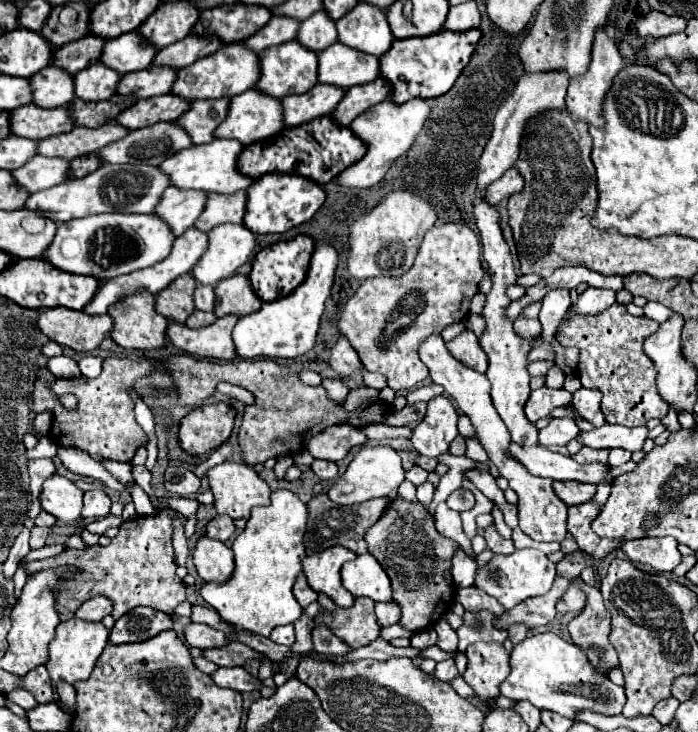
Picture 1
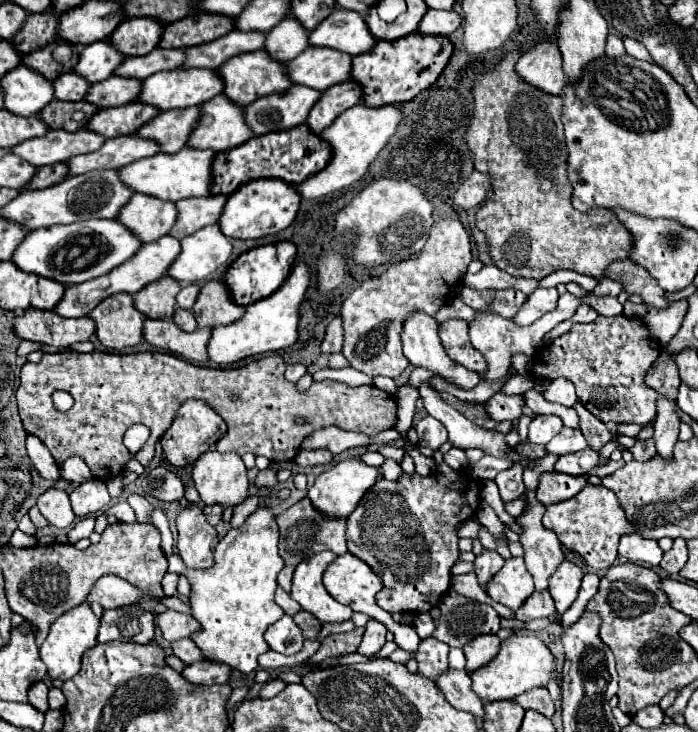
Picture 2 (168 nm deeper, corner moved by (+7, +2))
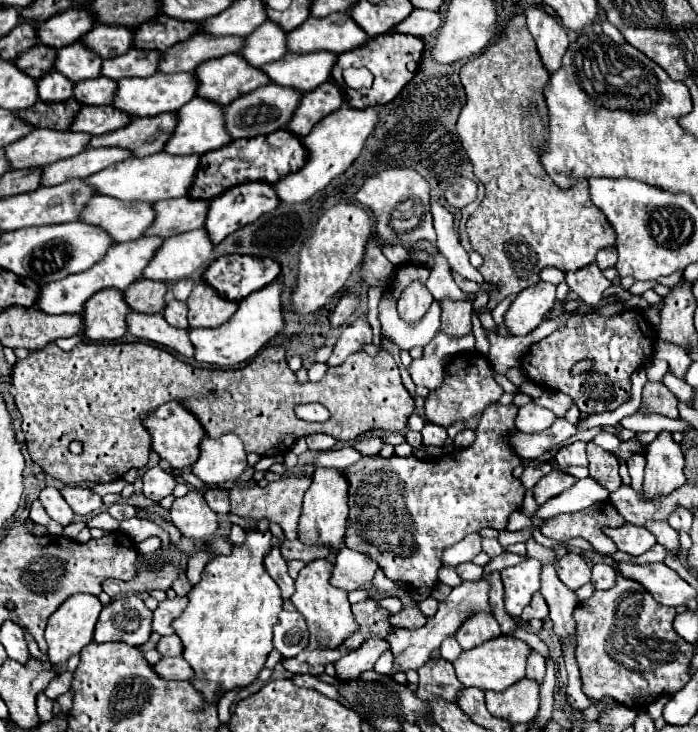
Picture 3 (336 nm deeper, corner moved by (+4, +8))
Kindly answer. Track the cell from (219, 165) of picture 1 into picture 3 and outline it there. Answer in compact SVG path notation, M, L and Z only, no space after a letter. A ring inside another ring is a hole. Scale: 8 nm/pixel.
M167 152L151 154L147 158L127 158L117 162L101 172L87 176L85 184L91 186L97 194L111 196L123 202L159 202L165 198L179 198L187 192L187 184L191 184L191 176L195 176L195 168L199 166L199 156L167 156Z

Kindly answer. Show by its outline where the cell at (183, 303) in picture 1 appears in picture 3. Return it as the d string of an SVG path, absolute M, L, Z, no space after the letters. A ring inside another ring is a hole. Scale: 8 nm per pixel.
M135 280L125 292L123 298L127 306L135 312L143 314L157 314L165 308L165 294L167 284L153 282L153 280Z

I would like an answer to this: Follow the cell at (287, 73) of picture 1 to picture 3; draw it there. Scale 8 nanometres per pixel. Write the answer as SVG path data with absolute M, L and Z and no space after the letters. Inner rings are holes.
M237 54L201 62L193 74L197 78L197 96L221 106L267 84L263 72L249 66Z

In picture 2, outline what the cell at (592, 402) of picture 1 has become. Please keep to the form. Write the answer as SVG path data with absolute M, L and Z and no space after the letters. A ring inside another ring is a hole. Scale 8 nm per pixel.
M578 400L574 404L574 410L580 416L580 430L582 434L588 438L588 444L598 452L606 442L612 440L612 432L606 428L604 422L600 422L594 414L588 414L588 410L584 410L582 402Z

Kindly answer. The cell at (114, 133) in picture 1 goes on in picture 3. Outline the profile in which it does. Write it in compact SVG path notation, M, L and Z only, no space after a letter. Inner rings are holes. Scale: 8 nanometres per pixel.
M35 128L25 138L3 148L3 152L9 166L15 170L43 168L47 164L83 152L89 140L91 136L81 132L51 132L45 128Z

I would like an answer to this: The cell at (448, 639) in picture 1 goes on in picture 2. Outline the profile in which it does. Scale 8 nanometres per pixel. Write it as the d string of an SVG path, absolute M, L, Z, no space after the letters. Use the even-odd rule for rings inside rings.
M424 638L420 642L420 648L416 652L416 660L418 660L418 672L424 674L426 678L432 678L440 672L448 668L448 650L450 646L436 640L436 638Z

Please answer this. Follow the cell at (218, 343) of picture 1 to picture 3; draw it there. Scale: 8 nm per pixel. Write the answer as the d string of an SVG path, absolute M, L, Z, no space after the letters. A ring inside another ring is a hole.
M129 312L127 314L127 332L141 338L141 340L167 346L187 358L191 358L195 352L193 344L189 342L187 330L171 328L167 324L167 320L163 320L163 314Z

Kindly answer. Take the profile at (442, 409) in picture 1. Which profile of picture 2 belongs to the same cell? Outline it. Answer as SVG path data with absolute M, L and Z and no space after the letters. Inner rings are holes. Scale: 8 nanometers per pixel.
M432 416L422 418L414 428L416 428L416 432L418 432L418 446L422 446L422 448L428 446L428 448L432 448L432 450L438 450L438 448L448 440L444 424L438 422L438 420L432 418Z

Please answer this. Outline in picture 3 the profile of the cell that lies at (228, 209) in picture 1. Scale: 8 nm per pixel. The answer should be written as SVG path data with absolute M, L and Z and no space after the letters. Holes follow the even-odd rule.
M187 198L161 200L153 204L153 210L155 210L155 220L147 228L145 236L167 238L173 234L201 228L203 220L207 218L207 200L201 202Z

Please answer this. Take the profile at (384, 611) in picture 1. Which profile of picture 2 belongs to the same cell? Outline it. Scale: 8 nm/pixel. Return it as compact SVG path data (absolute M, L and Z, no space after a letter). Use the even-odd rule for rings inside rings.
M370 618L370 622L366 624L366 630L364 630L362 644L358 646L358 652L364 656L376 654L386 642L386 632L388 632L388 628L382 622L378 622L376 618Z

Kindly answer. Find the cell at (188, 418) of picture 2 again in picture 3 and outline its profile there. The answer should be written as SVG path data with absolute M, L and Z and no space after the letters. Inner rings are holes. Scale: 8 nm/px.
M167 402L155 408L153 412L143 414L141 420L151 436L151 448L159 454L161 460L169 462L169 466L173 466L175 470L183 470L195 464L199 456L199 440L203 438L205 432L199 420L191 412L187 412L179 402Z

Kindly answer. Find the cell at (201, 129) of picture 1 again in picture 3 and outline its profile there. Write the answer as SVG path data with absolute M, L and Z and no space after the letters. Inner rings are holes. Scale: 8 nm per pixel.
M161 114L155 118L133 118L131 124L93 136L87 148L125 148L135 158L143 158L149 154L157 154L163 150L165 140L169 140L175 130L175 114Z

